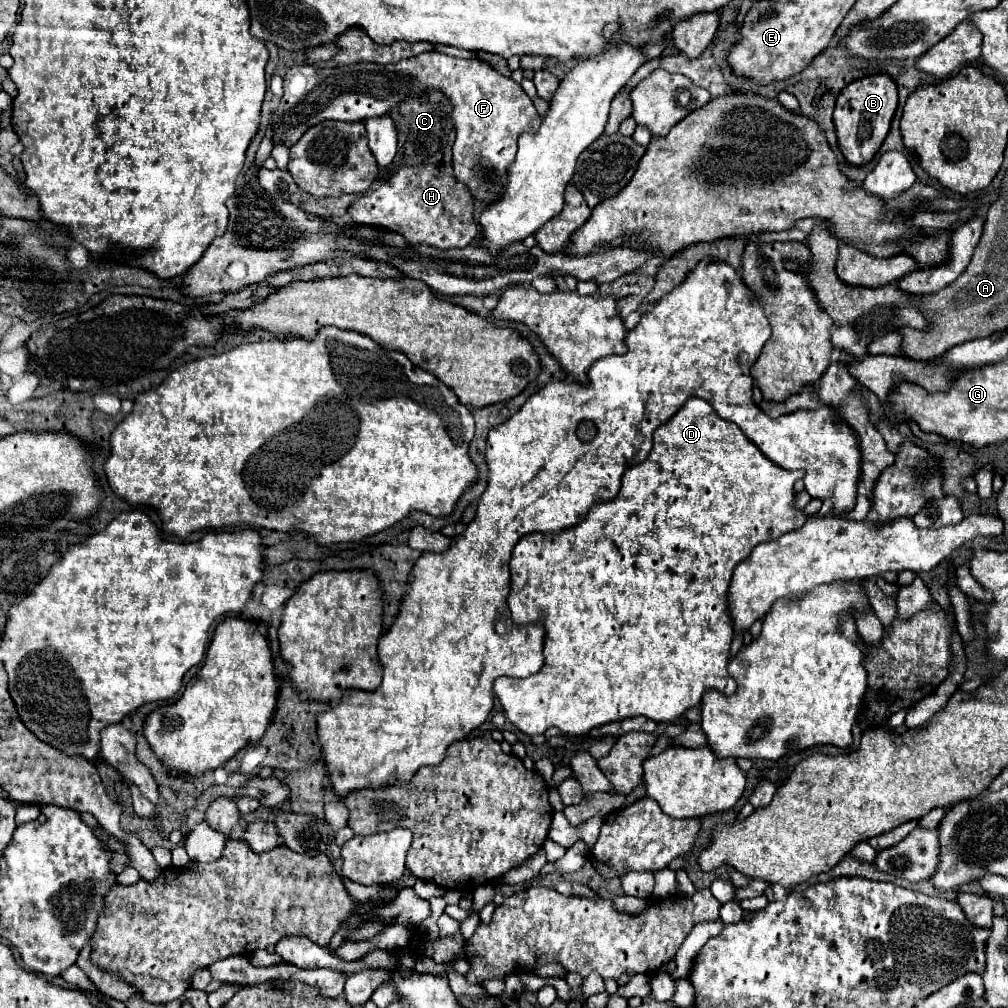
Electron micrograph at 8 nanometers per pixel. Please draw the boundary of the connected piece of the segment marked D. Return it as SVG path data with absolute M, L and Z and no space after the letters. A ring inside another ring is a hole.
M696 396L688 398L684 406L674 414L674 418L662 424L654 432L654 436L656 436L654 444L656 448L652 448L650 456L640 466L632 466L632 470L624 472L622 488L612 502L602 502L594 506L588 512L588 518L584 518L580 524L564 532L528 534L520 538L520 542L514 546L510 560L508 606L514 624L520 626L530 622L540 622L544 626L544 650L542 650L544 666L540 668L540 672L528 678L510 678L510 676L498 678L498 682L494 684L494 696L496 700L500 700L508 720L528 736L544 734L548 728L558 728L568 736L582 736L598 726L620 722L634 716L646 716L656 722L674 722L680 716L684 716L686 710L698 706L706 690L718 690L722 694L736 692L736 682L726 672L730 658L730 644L734 638L726 604L730 578L734 568L740 562L744 562L758 544L778 540L782 534L796 530L806 522L806 516L794 510L794 482L798 478L804 478L804 470L784 470L774 462L770 462L742 434L742 430L736 424L716 416L714 408L706 400L700 400Z

